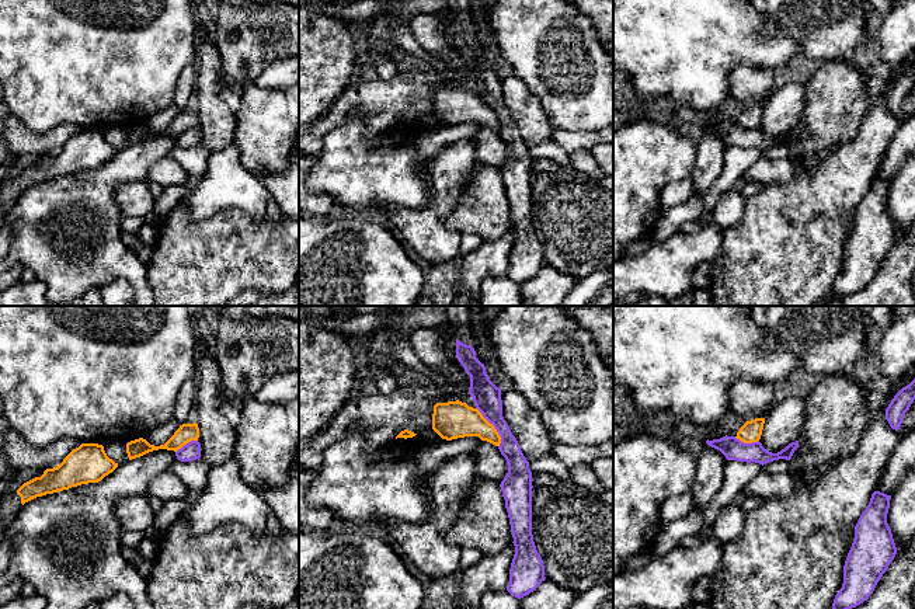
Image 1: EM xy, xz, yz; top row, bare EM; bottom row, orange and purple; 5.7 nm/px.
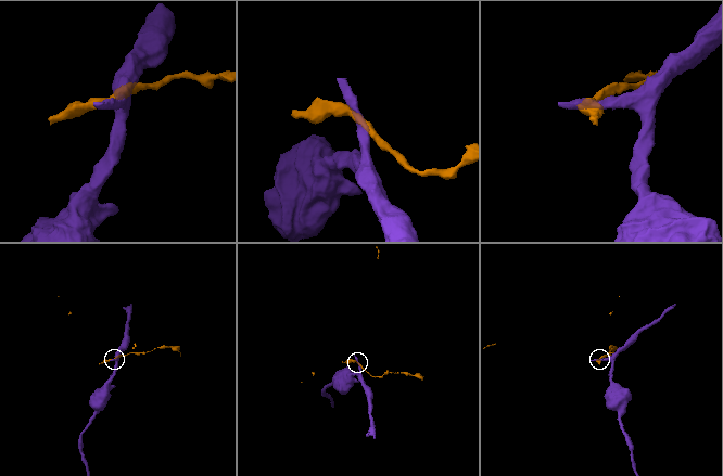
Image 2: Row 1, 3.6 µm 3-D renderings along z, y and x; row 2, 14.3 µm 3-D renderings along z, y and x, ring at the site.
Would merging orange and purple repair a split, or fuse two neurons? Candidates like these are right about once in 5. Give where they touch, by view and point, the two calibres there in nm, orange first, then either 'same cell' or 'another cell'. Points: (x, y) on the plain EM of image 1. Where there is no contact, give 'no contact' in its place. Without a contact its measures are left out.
xz (493, 112) | 220/160 nm | another cell

